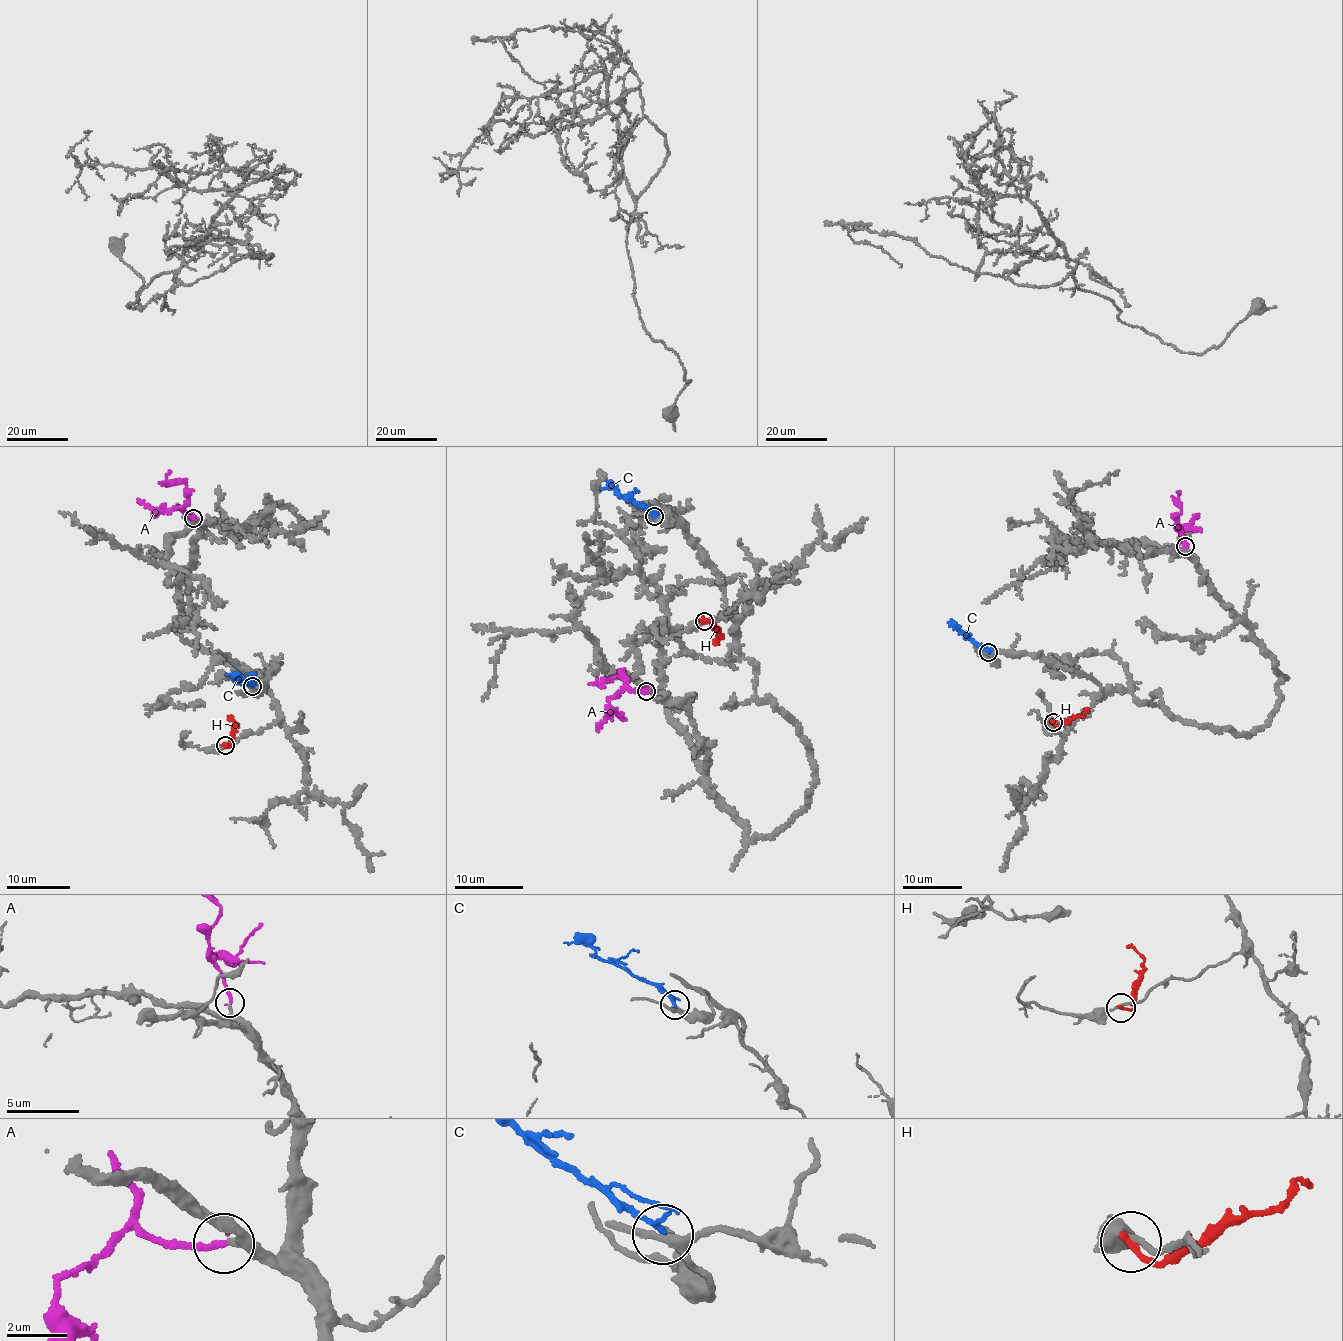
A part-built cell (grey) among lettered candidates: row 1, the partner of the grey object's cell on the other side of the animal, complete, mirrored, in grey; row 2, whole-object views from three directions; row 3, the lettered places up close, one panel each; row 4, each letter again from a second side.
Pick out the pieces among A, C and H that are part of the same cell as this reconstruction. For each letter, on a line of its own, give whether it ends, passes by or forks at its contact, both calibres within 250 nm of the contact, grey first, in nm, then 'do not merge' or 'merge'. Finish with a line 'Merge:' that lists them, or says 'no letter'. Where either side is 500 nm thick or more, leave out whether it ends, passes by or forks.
A: it ends; calibres 170 and 240 nm; merge
C: it ends; calibres 170 and 200 nm; do not merge
H: it ends; calibres 180 and 220 nm; do not merge
Merge: A

